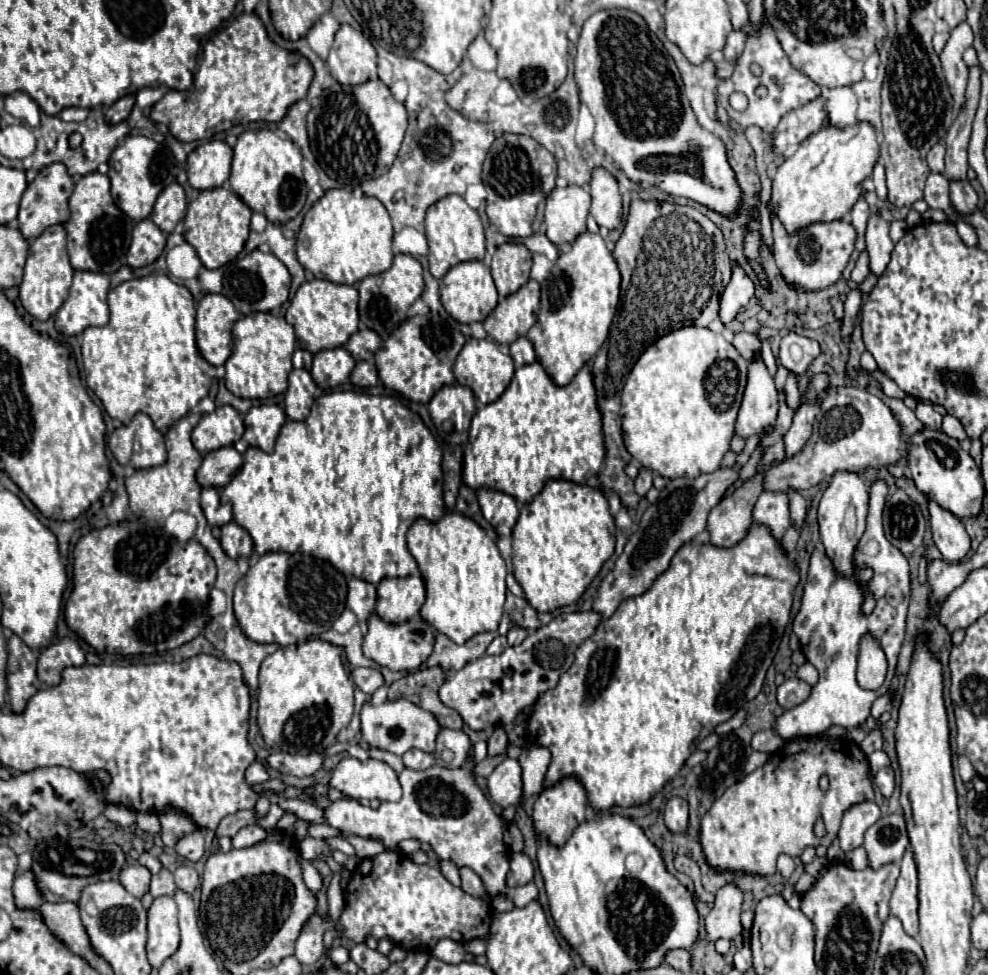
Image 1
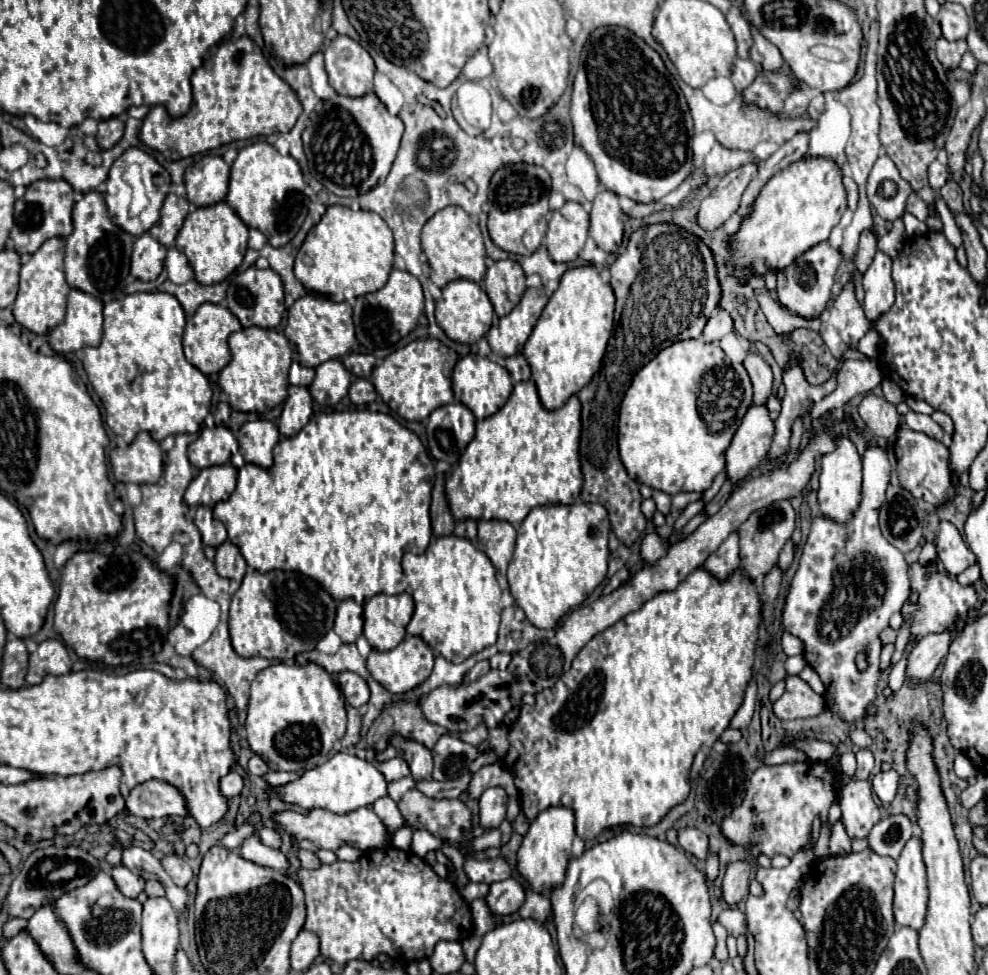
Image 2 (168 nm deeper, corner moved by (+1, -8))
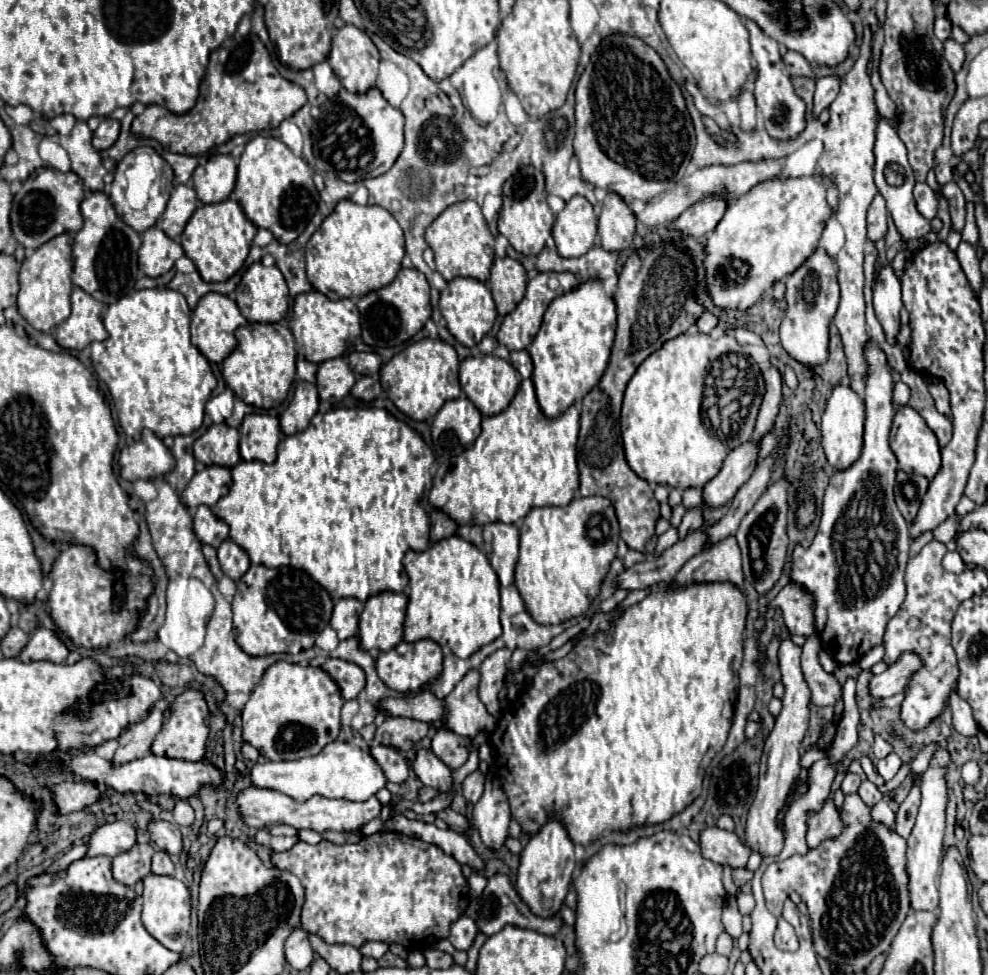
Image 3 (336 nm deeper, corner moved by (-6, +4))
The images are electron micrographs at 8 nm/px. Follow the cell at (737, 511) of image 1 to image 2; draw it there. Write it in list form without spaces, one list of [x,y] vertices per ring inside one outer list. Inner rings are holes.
[[[730,533],[728,539],[718,547],[716,553],[712,553],[706,563],[702,565],[706,571],[710,571],[718,579],[726,579],[732,571],[740,567],[740,537],[738,533]]]

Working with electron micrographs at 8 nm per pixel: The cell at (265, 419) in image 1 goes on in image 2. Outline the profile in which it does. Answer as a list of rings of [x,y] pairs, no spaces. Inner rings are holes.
[[[268,419],[248,421],[236,431],[236,439],[240,445],[240,452],[230,460],[234,467],[239,469],[246,463],[256,463],[266,469],[268,465],[272,465],[272,449],[280,439],[276,423]]]

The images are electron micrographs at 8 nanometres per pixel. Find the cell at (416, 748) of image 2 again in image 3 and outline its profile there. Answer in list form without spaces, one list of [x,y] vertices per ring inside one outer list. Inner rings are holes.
[[[421,749],[417,753],[413,769],[417,777],[423,781],[423,785],[435,787],[439,793],[451,791],[453,787],[451,769],[447,769],[447,765],[443,765],[443,761],[439,761],[429,749]]]

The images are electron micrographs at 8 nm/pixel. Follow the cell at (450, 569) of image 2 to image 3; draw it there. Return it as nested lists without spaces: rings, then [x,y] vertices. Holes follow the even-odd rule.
[[[453,535],[423,553],[407,551],[403,567],[409,577],[403,641],[415,643],[419,639],[431,639],[459,659],[467,659],[501,635],[499,581],[487,555],[475,545]]]

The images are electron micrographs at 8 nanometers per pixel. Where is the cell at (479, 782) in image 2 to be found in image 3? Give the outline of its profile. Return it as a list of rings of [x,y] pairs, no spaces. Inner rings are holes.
[[[479,769],[465,777],[461,789],[463,789],[463,795],[469,803],[477,803],[479,797],[483,795],[483,781],[485,781],[485,775]]]

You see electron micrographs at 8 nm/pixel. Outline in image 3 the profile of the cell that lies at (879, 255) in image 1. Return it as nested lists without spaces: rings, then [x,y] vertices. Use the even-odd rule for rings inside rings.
[[[891,265],[881,267],[881,271],[875,277],[873,285],[873,307],[875,315],[885,331],[885,339],[889,345],[897,343],[897,333],[901,331],[901,321],[899,321],[899,311],[903,307],[901,301],[901,283],[891,273]]]

